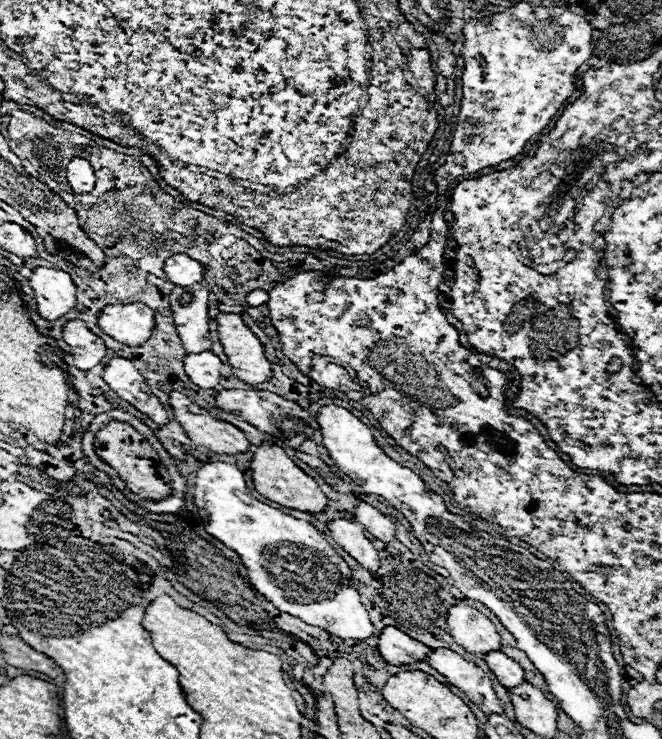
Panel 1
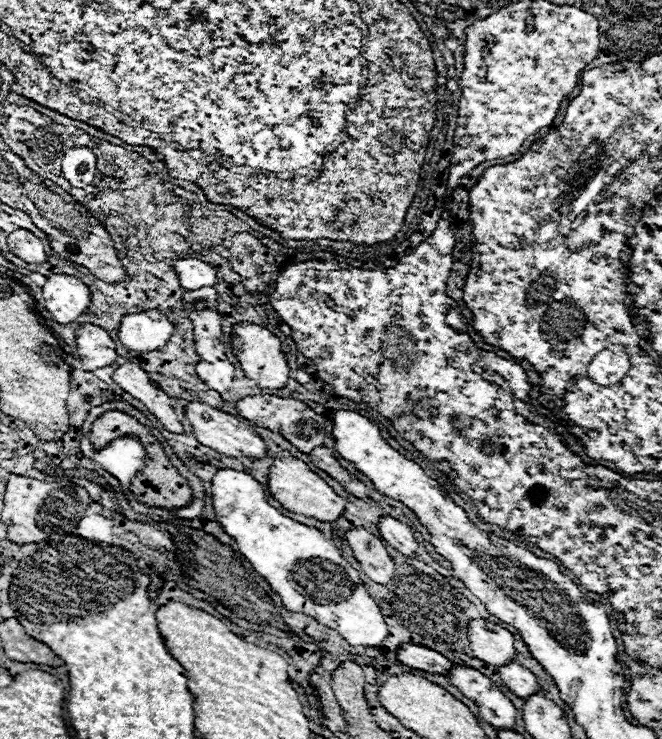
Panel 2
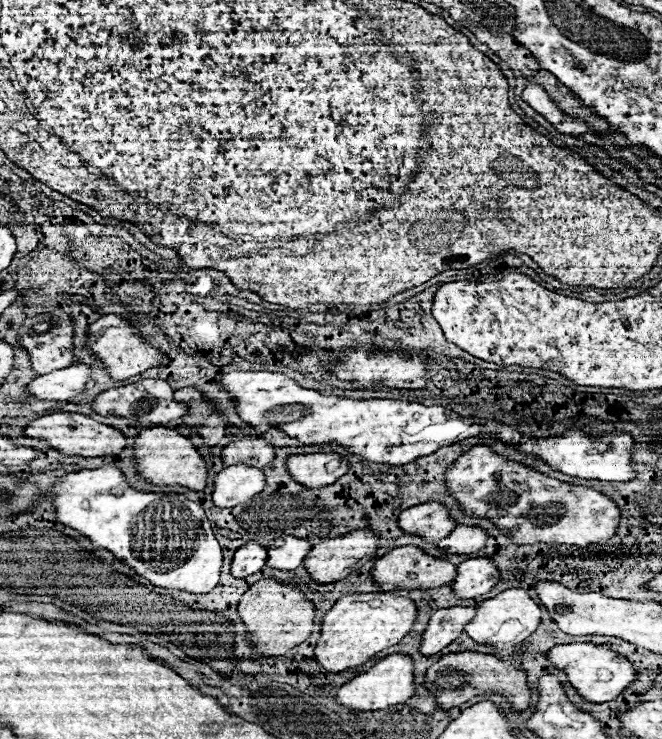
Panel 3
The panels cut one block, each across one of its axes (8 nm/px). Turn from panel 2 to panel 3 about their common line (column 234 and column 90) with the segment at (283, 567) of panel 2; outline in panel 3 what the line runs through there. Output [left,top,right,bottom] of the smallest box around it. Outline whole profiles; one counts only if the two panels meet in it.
[46,466,222,596]

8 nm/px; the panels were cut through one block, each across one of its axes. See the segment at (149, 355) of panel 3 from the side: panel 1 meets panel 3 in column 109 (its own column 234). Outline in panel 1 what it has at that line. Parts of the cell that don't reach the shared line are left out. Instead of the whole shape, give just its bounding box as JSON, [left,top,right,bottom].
[218,314,274,386]

